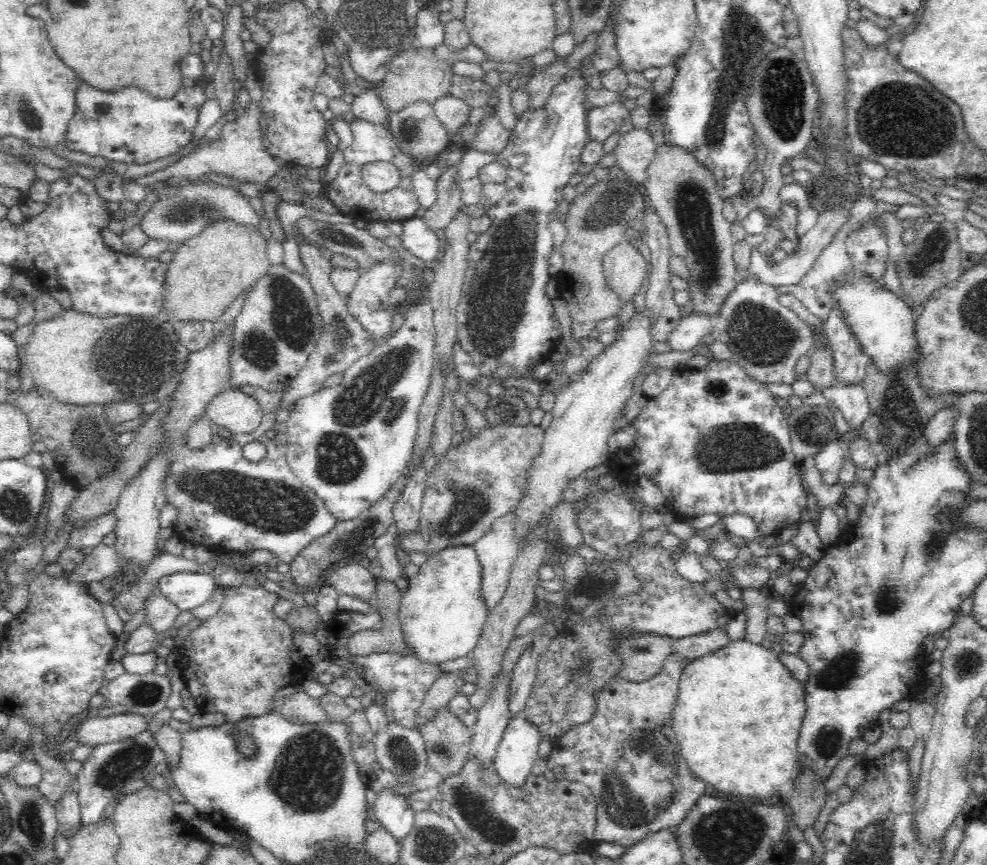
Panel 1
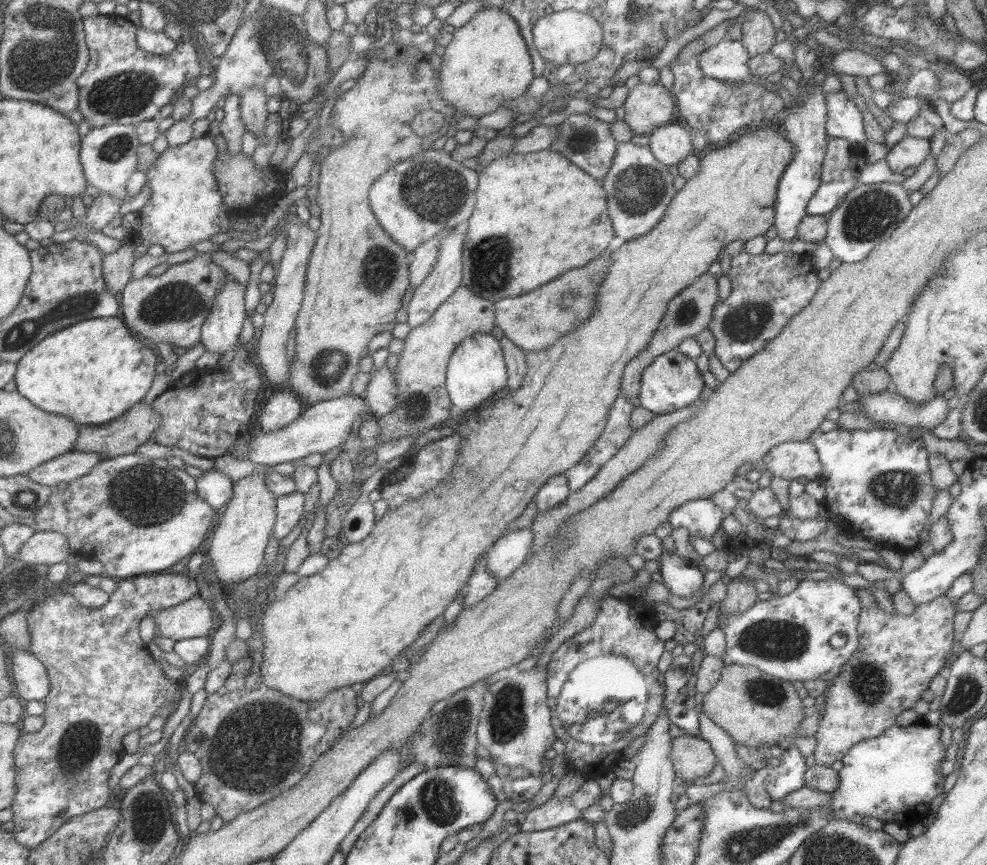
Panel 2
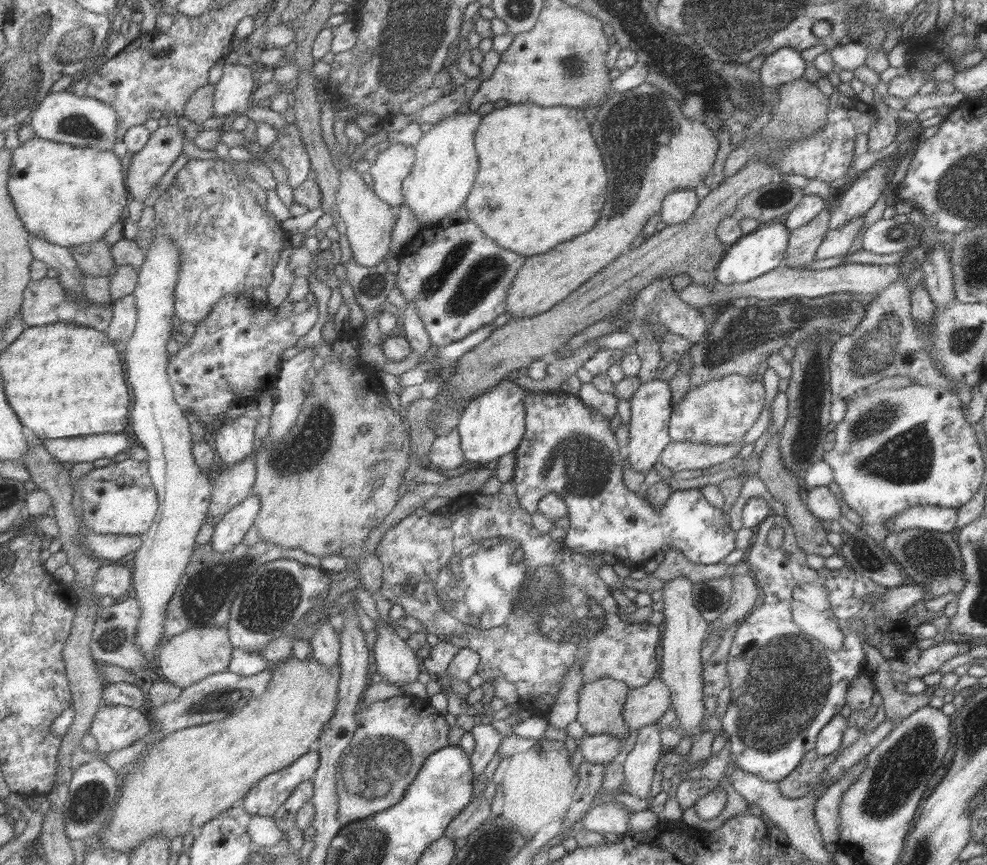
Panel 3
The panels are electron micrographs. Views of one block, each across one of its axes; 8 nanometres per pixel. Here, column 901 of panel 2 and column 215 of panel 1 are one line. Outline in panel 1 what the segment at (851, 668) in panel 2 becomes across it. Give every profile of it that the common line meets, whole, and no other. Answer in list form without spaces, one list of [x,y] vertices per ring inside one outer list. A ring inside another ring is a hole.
[[[242,583],[240,586],[236,587],[226,587],[223,593],[224,599],[220,611],[214,617],[208,618],[208,620],[202,622],[200,626],[196,626],[194,630],[188,632],[188,636],[186,636],[186,640],[183,643],[184,645],[181,646],[177,654],[177,663],[181,675],[184,677],[186,688],[190,691],[191,697],[196,700],[195,702],[198,706],[197,711],[201,713],[208,711],[223,712],[227,716],[228,723],[233,723],[246,717],[263,715],[265,712],[271,711],[272,709],[279,709],[278,703],[272,703],[274,693],[280,690],[280,688],[300,684],[309,675],[309,662],[294,645],[293,633],[290,627],[288,627],[288,624],[274,617],[274,614],[272,614],[272,606],[274,606],[279,595],[264,589],[262,585],[256,585],[254,587],[246,583]]]

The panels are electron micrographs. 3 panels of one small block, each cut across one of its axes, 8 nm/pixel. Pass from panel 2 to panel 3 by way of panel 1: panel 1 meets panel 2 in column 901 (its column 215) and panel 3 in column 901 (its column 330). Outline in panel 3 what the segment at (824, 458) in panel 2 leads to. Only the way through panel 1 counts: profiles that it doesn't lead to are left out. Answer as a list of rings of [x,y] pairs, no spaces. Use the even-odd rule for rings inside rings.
[[[916,504],[908,506],[897,516],[884,520],[889,533],[902,531],[906,528],[920,528],[928,531],[954,533],[957,509],[938,507],[937,505]]]

